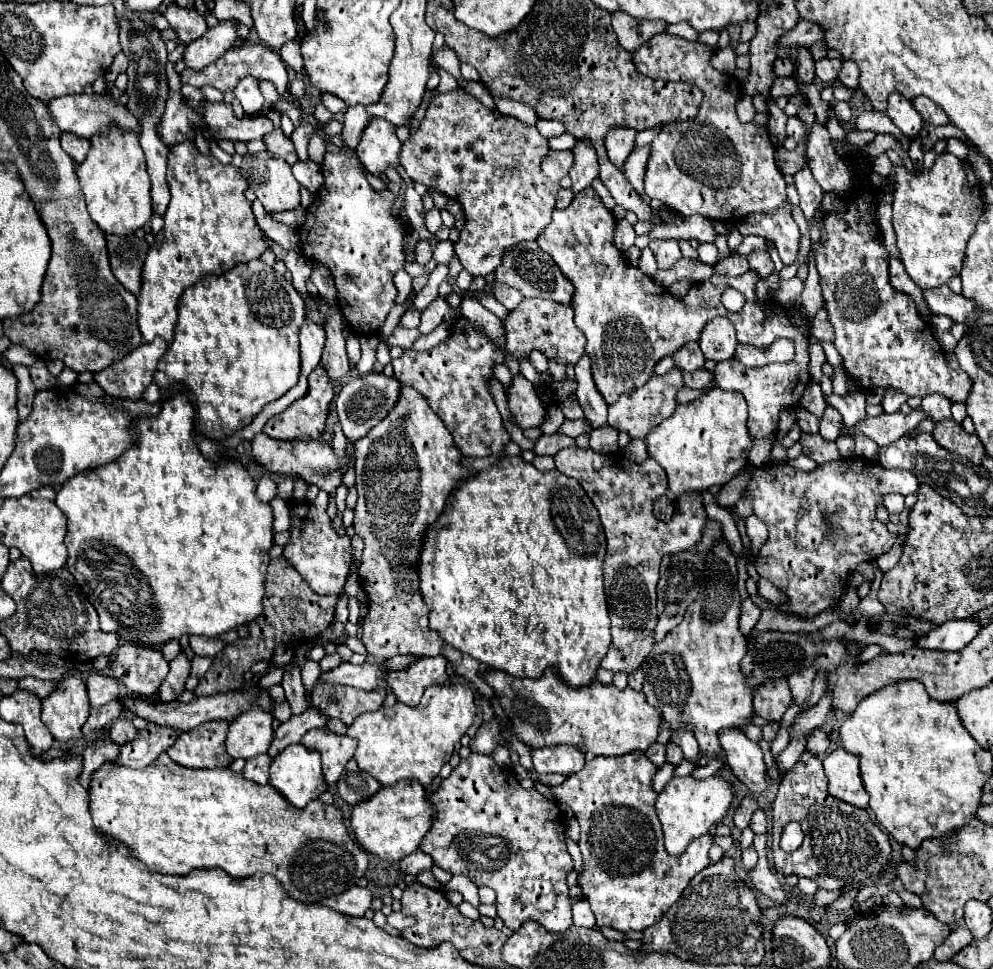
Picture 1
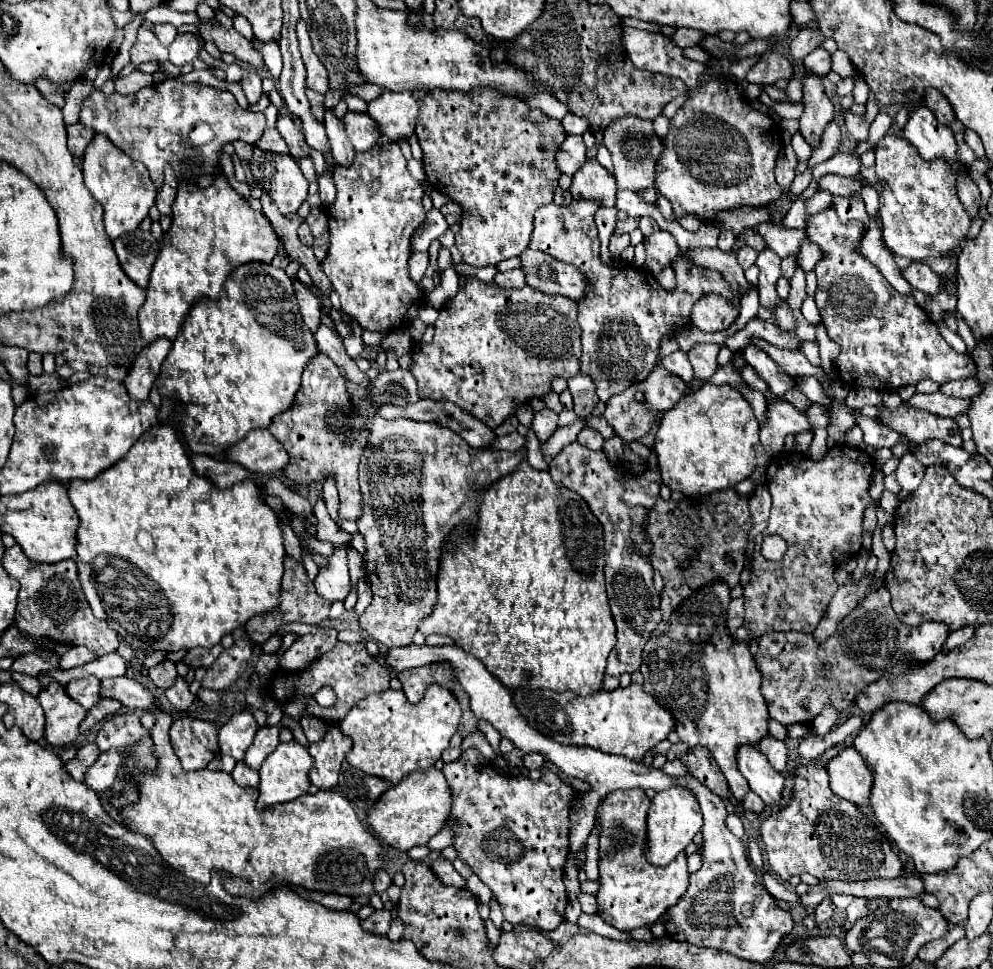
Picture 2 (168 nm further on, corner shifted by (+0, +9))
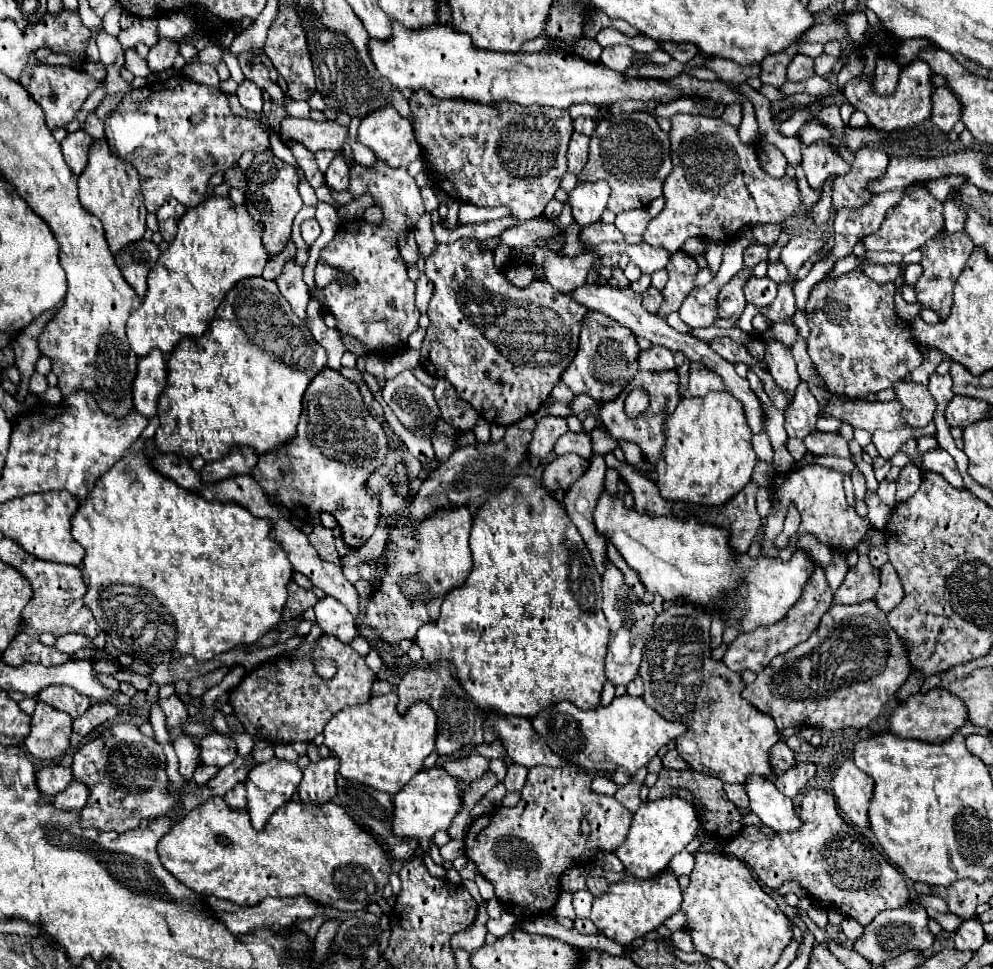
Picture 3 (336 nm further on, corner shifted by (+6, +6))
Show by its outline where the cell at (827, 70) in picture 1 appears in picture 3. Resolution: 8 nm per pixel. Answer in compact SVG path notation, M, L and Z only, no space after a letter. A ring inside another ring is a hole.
M796 54L788 66L788 74L786 78L790 82L800 82L800 80L806 80L814 74L814 60L808 58L808 56L802 56L802 54Z

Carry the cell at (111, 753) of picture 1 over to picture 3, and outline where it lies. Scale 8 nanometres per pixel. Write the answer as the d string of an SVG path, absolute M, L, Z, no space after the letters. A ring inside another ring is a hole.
M52 764L36 772L36 786L42 796L56 796L70 782L72 782L72 770L62 768L60 764Z

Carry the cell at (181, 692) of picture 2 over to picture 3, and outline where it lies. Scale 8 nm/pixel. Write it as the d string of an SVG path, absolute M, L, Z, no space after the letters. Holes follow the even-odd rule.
M170 696L166 700L160 700L160 706L166 714L166 724L168 728L176 728L180 724L184 724L188 720L188 712L186 706L182 704L182 700L178 696Z

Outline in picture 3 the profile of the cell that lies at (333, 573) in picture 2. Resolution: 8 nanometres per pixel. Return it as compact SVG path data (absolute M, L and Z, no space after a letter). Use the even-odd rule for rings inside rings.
M324 596L314 606L316 624L322 628L324 634L336 636L342 644L350 644L358 632L354 626L354 618L348 614L346 606L340 606L332 596Z

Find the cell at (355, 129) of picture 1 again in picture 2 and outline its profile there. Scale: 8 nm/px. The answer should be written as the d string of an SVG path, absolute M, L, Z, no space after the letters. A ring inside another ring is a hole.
M326 111L324 126L330 140L334 161L336 161L338 165L350 163L350 159L354 159L354 147L352 147L352 143L350 143L348 139L342 120L332 115L330 111Z

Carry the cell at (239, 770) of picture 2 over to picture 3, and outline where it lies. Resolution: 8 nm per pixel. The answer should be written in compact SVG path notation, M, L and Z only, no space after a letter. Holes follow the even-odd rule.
M236 784L226 796L224 796L228 808L236 810L236 808L246 808L246 794L244 794L244 786Z

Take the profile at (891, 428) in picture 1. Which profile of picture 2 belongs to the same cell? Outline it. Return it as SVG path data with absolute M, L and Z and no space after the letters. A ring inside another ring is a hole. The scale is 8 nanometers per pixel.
M942 393L932 395L914 395L910 401L906 401L906 407L922 409L940 417L956 417L958 413L966 413L966 407L970 405L970 399L946 399Z

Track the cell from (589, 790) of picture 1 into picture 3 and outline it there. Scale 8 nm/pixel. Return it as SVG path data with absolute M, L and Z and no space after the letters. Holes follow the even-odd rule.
M664 870L664 874L658 874L656 878L648 880L628 876L616 884L610 884L608 892L598 900L594 900L590 920L606 938L618 944L630 944L634 938L646 936L648 932L662 926L674 912L680 910L680 904L682 904L682 890L672 872Z

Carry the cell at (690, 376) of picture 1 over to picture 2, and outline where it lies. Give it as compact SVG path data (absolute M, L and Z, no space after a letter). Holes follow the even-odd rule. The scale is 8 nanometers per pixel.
M674 351L672 355L668 355L666 359L662 359L660 361L662 363L662 367L666 367L668 371L672 371L674 375L678 375L682 381L686 381L686 383L690 383L692 379L694 379L694 371L692 371L692 365L690 365L690 361L688 361L688 357L686 357L686 353L684 351Z

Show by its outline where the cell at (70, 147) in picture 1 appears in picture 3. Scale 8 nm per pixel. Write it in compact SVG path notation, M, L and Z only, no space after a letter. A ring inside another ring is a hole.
M78 130L74 134L68 134L62 140L62 154L66 158L66 164L70 166L70 170L78 176L84 172L86 162L88 162L88 148L92 144L90 134L86 134L84 130Z

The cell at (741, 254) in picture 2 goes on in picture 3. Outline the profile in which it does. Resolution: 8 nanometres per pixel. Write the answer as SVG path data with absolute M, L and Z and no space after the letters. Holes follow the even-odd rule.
M752 244L744 250L744 268L752 268L758 262L766 262L766 260L768 260L768 246Z

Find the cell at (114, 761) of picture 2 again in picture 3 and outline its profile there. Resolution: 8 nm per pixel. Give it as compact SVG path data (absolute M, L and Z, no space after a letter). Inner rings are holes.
M72 782L66 790L62 790L52 798L52 806L62 812L76 810L76 808L80 810L86 800L88 800L88 788L80 786L80 782Z

